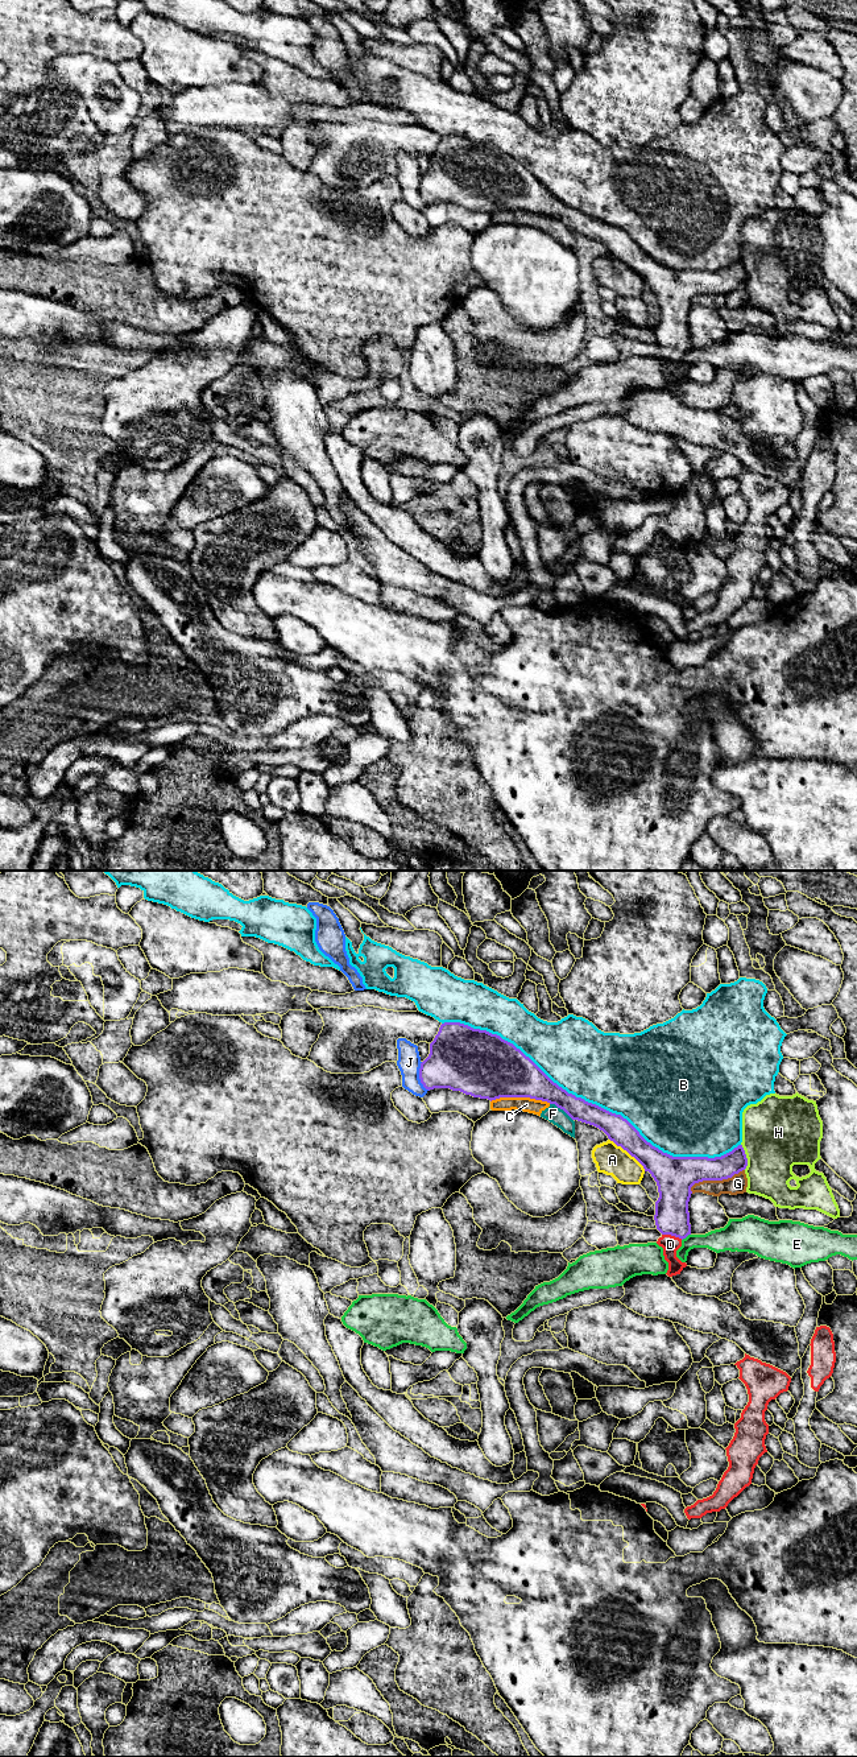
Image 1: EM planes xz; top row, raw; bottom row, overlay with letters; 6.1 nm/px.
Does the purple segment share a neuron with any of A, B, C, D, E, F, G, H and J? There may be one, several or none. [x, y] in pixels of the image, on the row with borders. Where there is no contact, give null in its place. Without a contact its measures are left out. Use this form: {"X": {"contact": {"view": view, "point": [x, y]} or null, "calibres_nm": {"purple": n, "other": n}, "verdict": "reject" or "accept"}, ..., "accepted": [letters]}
{"A": {"contact": {"view": "xz", "point": [628, 1152]}, "calibres_nm": {"purple": 180, "other": 190}, "verdict": "reject"}, "B": {"contact": {"view": "xz", "point": [591, 1103]}, "calibres_nm": {"purple": 160, "other": 480}, "verdict": "reject"}, "C": {"contact": {"view": "xz", "point": [521, 1096]}, "calibres_nm": {"purple": 380, "other": 90}, "verdict": "reject"}, "D": {"contact": {"view": "xz", "point": [673, 1235]}, "calibres_nm": {"purple": 220, "other": 110}, "verdict": "accept"}, "E": {"contact": {"view": "xz", "point": [686, 1236]}, "calibres_nm": {"purple": 220, "other": 140}, "verdict": "reject"}, "F": {"contact": {"view": "xz", "point": [562, 1108]}, "calibres_nm": {"purple": 190, "other": 100}, "verdict": "reject"}, "G": {"contact": {"view": "xz", "point": [716, 1179]}, "calibres_nm": {"purple": 240, "other": 110}, "verdict": "reject"}, "H": {"contact": {"view": "xz", "point": [745, 1157]}, "calibres_nm": {"purple": 140, "other": 440}, "verdict": "reject"}, "J": {"contact": {"view": "xz", "point": [419, 1077]}, "calibres_nm": {"purple": 340, "other": 140}, "verdict": "reject"}, "accepted": ["D"]}

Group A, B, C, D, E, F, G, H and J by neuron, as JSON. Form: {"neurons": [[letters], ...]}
{"neurons": [["A"], ["B"], ["C", "F"], ["D"], ["E"], ["G"], ["H"], ["J"]]}

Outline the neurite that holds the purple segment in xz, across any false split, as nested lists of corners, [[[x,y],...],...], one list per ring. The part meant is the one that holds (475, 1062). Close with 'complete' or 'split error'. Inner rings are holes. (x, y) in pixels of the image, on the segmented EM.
[[[444,1022],[430,1043],[430,1054],[421,1063],[419,1079],[426,1090],[450,1088],[473,1097],[496,1100],[500,1097],[530,1097],[555,1104],[572,1120],[593,1125],[603,1130],[610,1141],[621,1146],[649,1171],[658,1186],[659,1198],[655,1202],[655,1225],[662,1233],[657,1244],[663,1248],[668,1262],[667,1276],[680,1274],[687,1266],[676,1257],[682,1240],[691,1235],[688,1202],[691,1187],[703,1181],[723,1181],[745,1170],[748,1158],[742,1145],[715,1158],[672,1157],[647,1142],[639,1132],[621,1115],[612,1113],[581,1097],[568,1094],[554,1083],[529,1057],[513,1043],[487,1030],[473,1029],[460,1022]]] | split error

